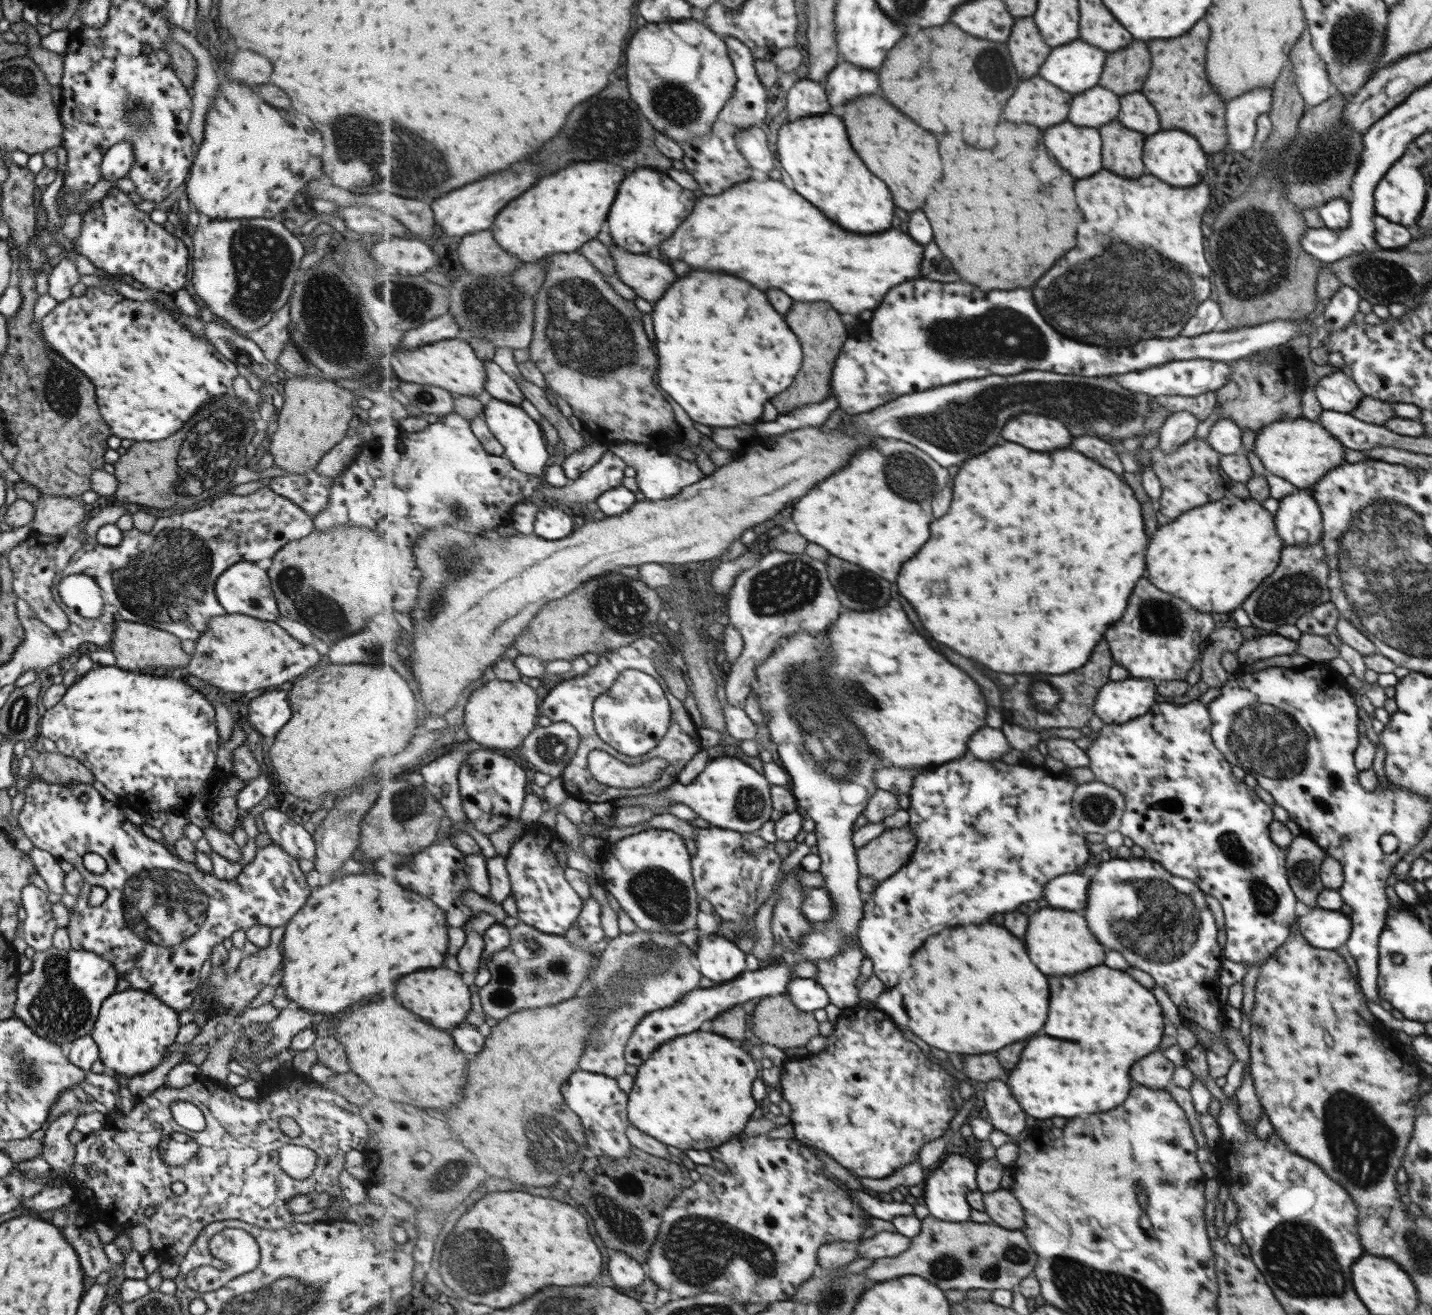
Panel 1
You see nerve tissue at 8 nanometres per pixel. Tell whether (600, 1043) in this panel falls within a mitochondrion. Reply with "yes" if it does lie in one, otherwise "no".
yes

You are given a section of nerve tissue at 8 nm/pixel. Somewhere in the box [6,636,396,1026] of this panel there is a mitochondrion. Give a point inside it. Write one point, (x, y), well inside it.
(161, 906)

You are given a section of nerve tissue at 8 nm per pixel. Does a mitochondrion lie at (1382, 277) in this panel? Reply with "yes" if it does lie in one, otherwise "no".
yes

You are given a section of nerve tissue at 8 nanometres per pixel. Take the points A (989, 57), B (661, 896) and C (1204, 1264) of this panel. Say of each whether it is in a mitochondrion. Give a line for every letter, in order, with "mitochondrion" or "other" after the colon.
A: mitochondrion
B: mitochondrion
C: other

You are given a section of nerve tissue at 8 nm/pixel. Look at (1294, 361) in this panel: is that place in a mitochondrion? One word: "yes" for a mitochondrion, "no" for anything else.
no

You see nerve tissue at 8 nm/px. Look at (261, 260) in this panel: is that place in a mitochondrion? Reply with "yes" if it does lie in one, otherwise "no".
yes

